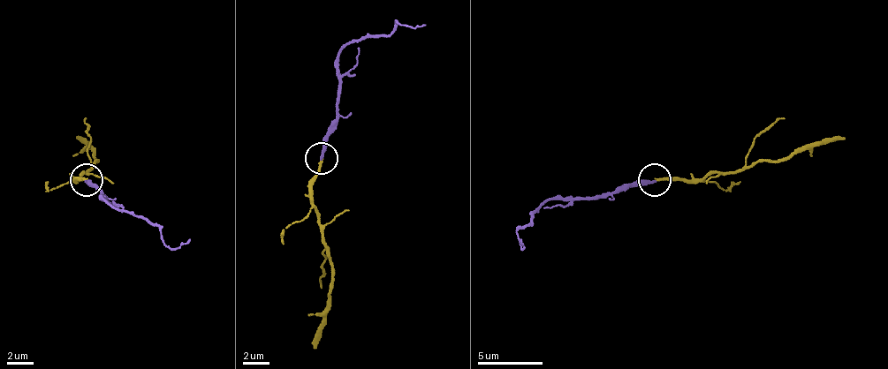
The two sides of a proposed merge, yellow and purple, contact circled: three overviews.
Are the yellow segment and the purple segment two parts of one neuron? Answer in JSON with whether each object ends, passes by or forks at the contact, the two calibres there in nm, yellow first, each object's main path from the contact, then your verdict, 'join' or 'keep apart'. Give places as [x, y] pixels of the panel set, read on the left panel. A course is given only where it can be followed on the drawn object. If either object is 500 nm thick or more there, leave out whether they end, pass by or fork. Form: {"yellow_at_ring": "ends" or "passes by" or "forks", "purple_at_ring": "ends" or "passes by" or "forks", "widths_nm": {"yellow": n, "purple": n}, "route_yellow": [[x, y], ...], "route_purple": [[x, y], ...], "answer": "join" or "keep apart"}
{"yellow_at_ring": "ends", "purple_at_ring": "ends", "widths_nm": {"yellow": 190, "purple": 280}, "route_yellow": [[87, 179], [77, 179], [96, 163], [96, 160], [77, 137]], "route_purple": [[87, 179], [106, 199], [123, 205], [123, 212], [148, 218], [162, 231], [171, 247], [191, 237]], "answer": "join"}

